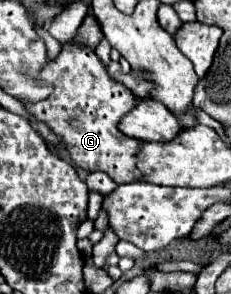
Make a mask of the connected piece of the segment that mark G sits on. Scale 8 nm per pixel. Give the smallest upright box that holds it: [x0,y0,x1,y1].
[25,44,143,184]

